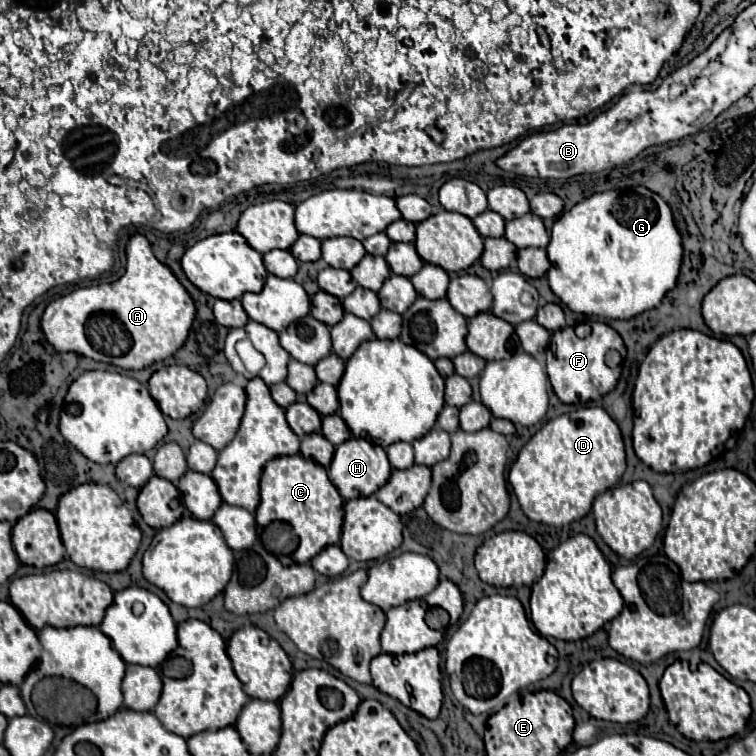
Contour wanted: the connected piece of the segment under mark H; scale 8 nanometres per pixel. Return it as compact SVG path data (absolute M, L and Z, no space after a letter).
M348 439L336 447L328 473L330 473L330 481L336 485L340 495L348 501L348 499L356 499L356 497L374 495L388 481L392 467L380 445L372 445L366 439Z

